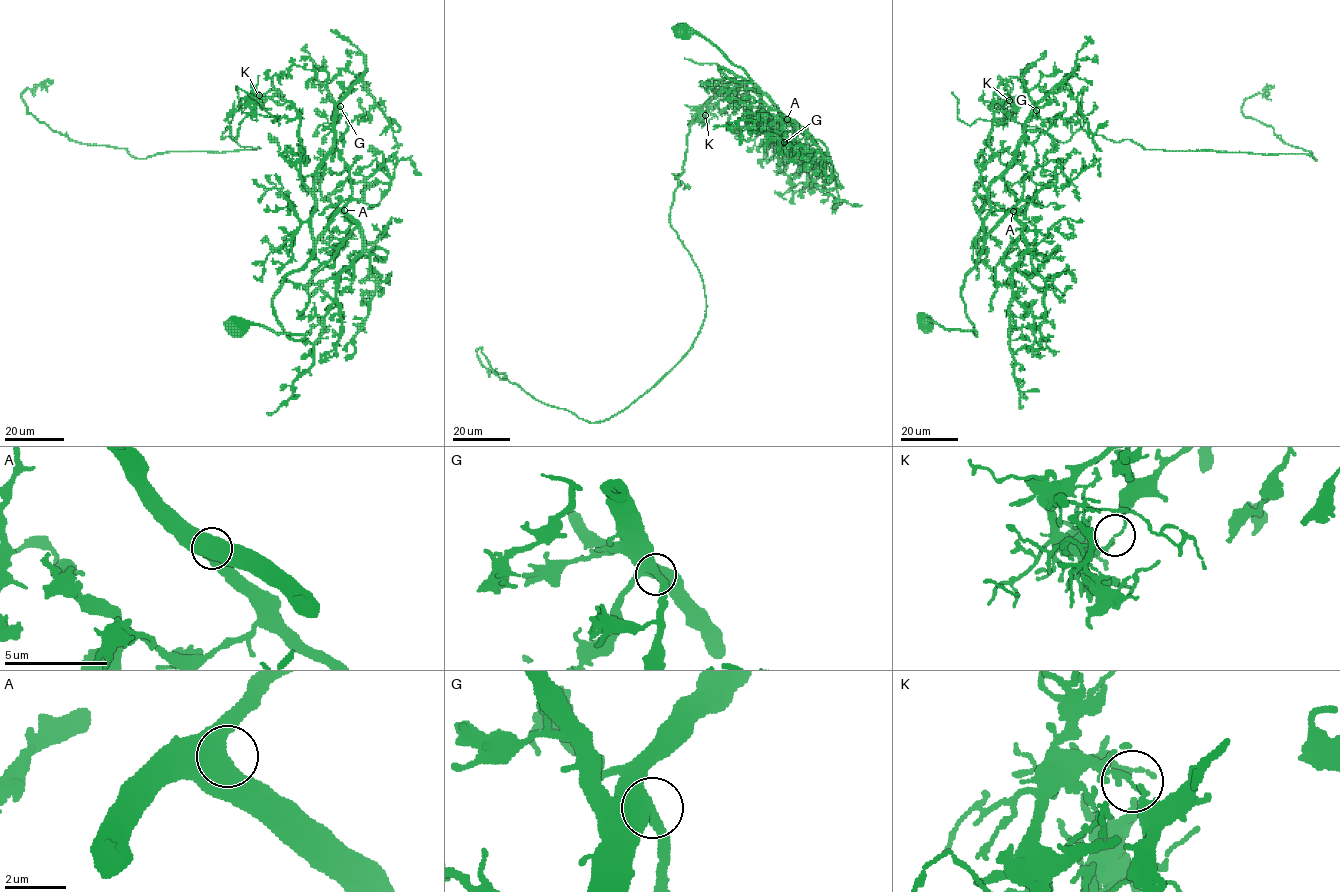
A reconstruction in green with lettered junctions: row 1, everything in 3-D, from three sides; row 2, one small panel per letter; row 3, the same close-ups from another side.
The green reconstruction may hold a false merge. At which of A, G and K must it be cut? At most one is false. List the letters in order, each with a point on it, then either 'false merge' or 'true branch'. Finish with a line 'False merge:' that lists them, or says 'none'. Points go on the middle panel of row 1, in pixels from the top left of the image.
A: place (787, 119); true branch
G: place (784, 142); true branch
K: place (705, 115); false merge
False merge: K

